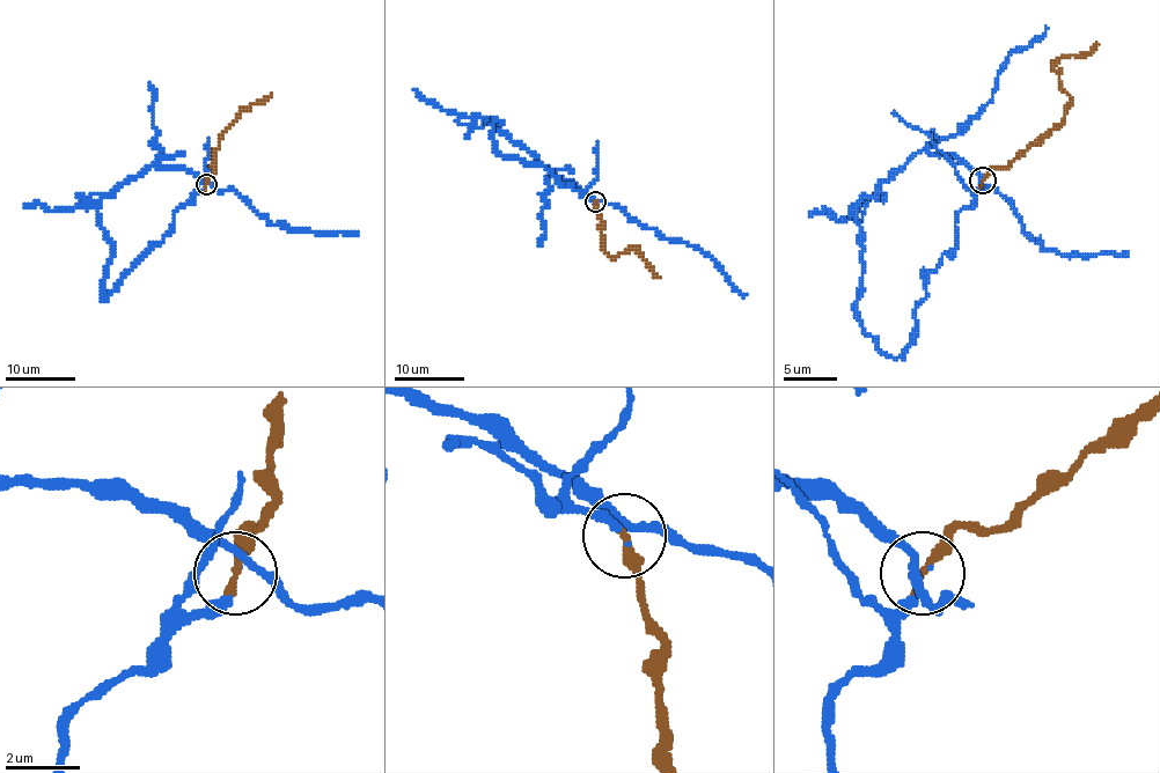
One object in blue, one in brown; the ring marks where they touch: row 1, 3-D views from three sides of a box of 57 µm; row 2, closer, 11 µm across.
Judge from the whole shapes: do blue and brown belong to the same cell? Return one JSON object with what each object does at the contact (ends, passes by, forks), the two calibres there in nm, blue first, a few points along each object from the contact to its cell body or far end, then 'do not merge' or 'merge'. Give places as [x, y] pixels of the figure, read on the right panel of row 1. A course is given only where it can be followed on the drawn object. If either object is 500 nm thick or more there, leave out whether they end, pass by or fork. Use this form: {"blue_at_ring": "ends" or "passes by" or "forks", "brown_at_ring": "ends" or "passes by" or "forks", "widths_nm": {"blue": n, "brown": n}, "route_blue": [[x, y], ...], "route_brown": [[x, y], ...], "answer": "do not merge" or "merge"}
{"blue_at_ring": "forks", "brown_at_ring": "ends", "widths_nm": {"blue": 110, "brown": 280}, "route_blue": [[984, 179], [920, 151], [857, 206], [857, 321], [883, 352], [910, 341], [926, 278], [974, 198], [891, 113]], "route_brown": [[982, 179], [995, 167], [1006, 167], [1037, 145], [1064, 116], [1070, 97], [1054, 65], [1099, 44]], "answer": "merge"}

